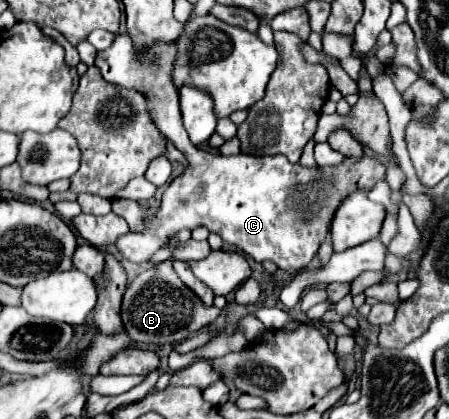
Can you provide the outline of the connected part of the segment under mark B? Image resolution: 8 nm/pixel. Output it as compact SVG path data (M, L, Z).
M171 261L159 263L155 269L149 269L137 275L123 297L121 319L125 325L127 335L137 343L153 343L153 345L167 345L177 343L183 339L193 337L203 327L211 325L221 311L213 305L207 309L177 277Z

